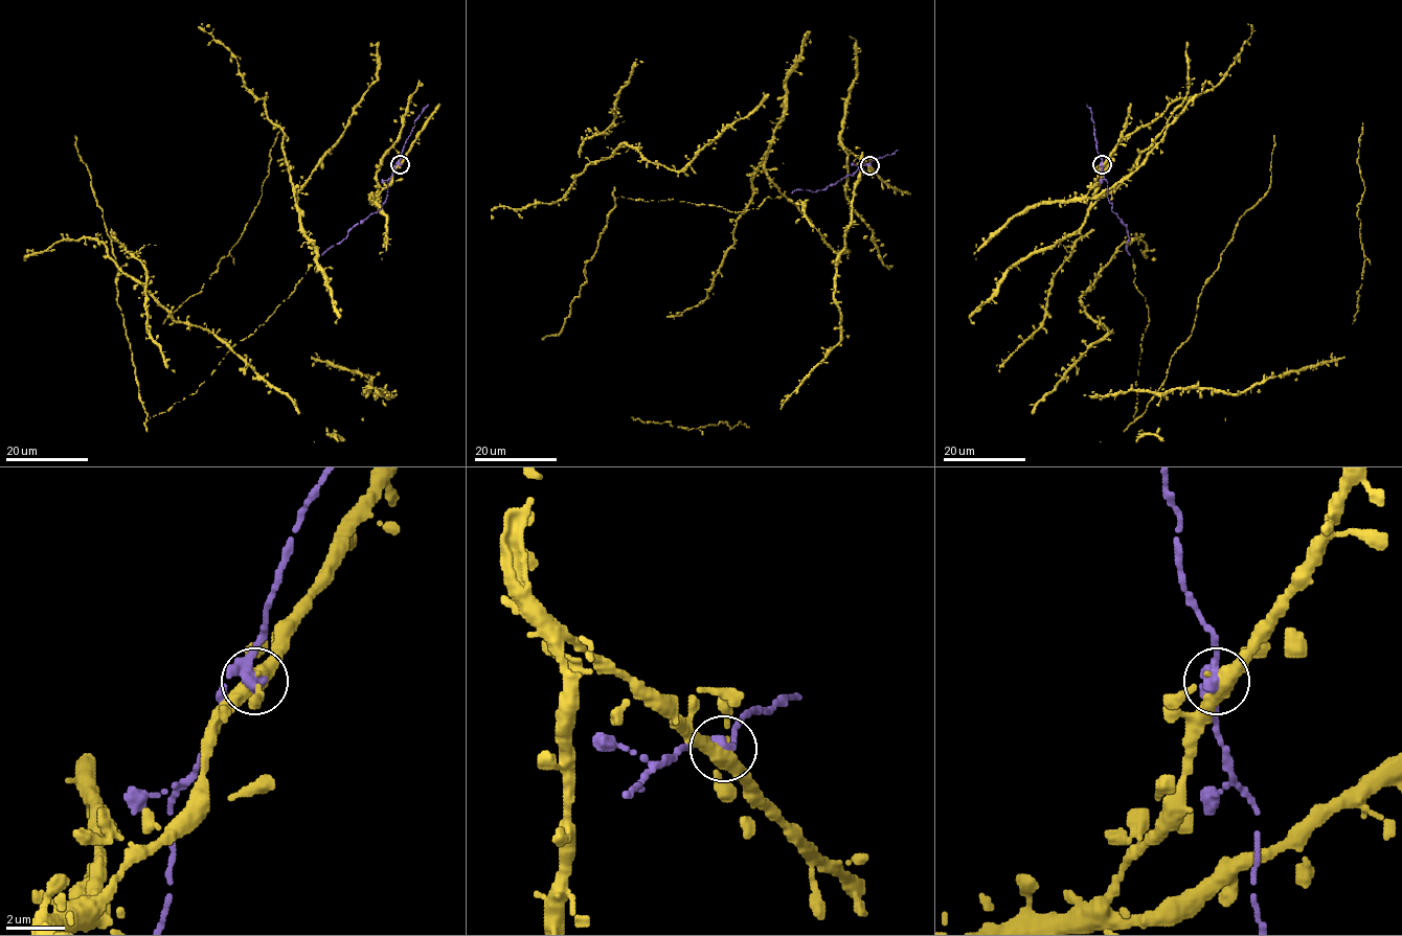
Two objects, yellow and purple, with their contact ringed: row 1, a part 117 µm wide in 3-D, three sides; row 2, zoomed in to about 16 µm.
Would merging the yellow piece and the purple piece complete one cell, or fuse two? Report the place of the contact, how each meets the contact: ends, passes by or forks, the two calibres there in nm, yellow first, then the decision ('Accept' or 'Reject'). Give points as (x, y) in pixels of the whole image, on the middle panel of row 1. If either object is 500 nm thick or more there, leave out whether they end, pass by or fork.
Place: (869, 165). At the ring yellow forks. At the ring purple passes by. Thickness 360 nm (yellow) against 360 nm. Accept

